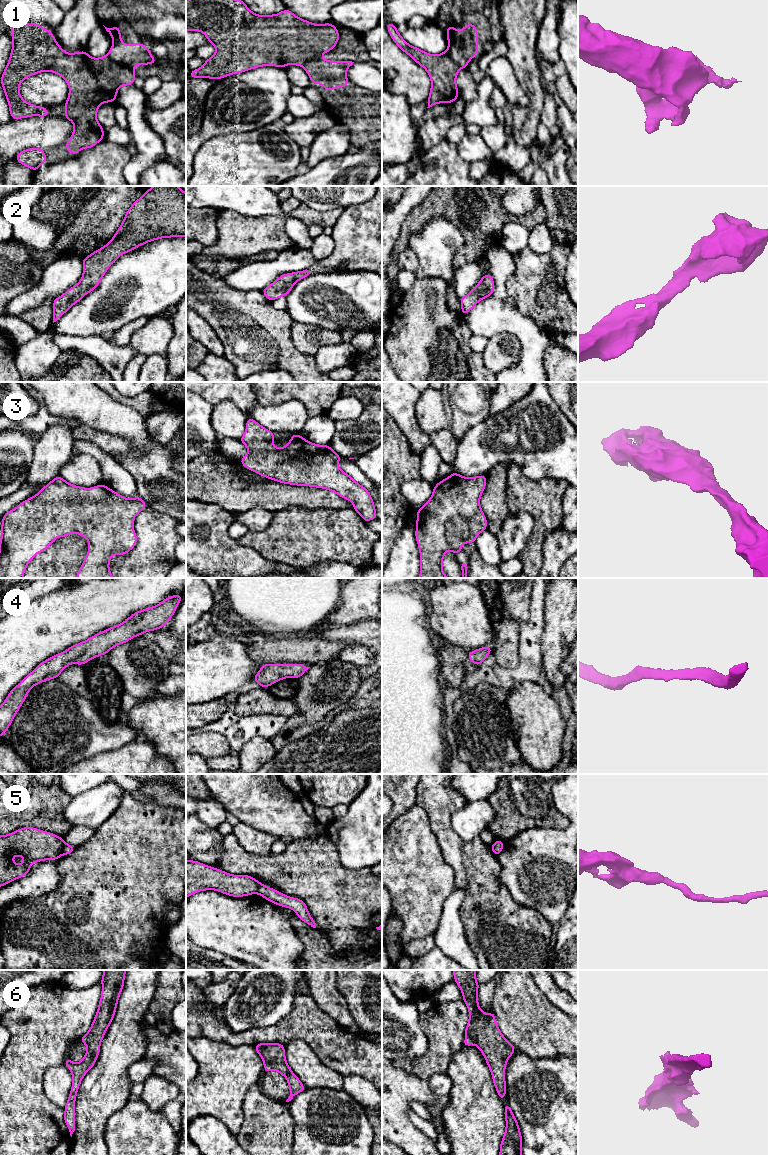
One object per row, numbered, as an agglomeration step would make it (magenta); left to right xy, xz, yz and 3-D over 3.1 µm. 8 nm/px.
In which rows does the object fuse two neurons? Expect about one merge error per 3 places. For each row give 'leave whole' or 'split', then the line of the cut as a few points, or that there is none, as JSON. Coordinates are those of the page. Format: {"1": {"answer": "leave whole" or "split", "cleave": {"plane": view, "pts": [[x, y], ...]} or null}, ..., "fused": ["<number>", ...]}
{"1": {"answer": "split", "cleave": {"plane": "xy", "pts": [[106, 55], [117, 62], [126, 64], [133, 70]]}}, "2": {"answer": "leave whole", "cleave": null}, "3": {"answer": "leave whole", "cleave": null}, "4": {"answer": "leave whole", "cleave": null}, "5": {"answer": "split", "cleave": {"plane": "xy", "pts": [[64, 842], [61, 853]]}}, "6": {"answer": "leave whole", "cleave": null}, "fused": ["1", "5"]}

